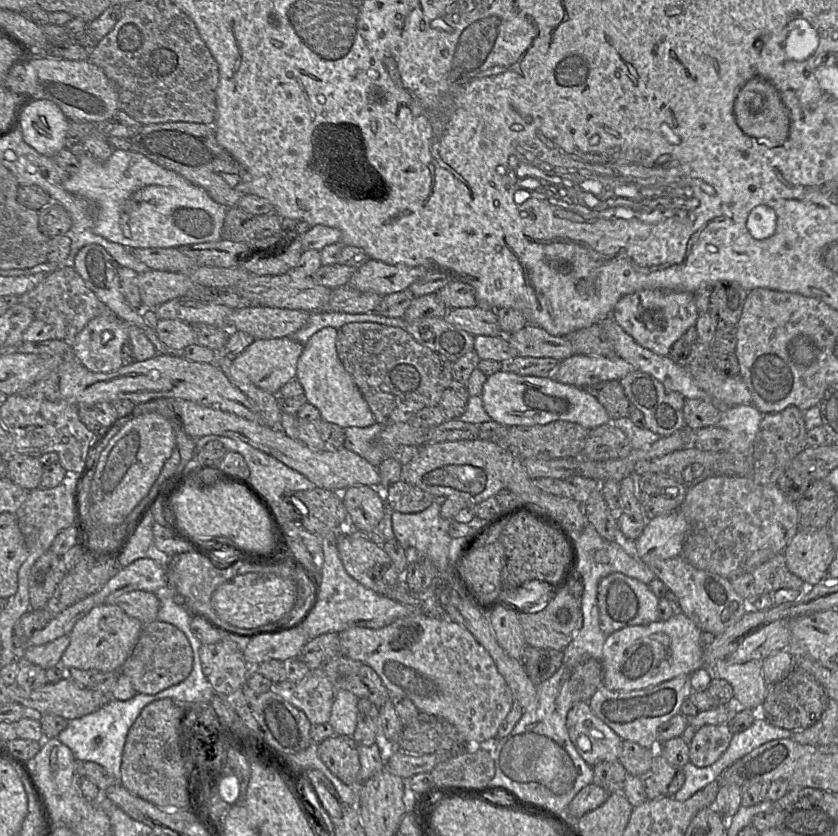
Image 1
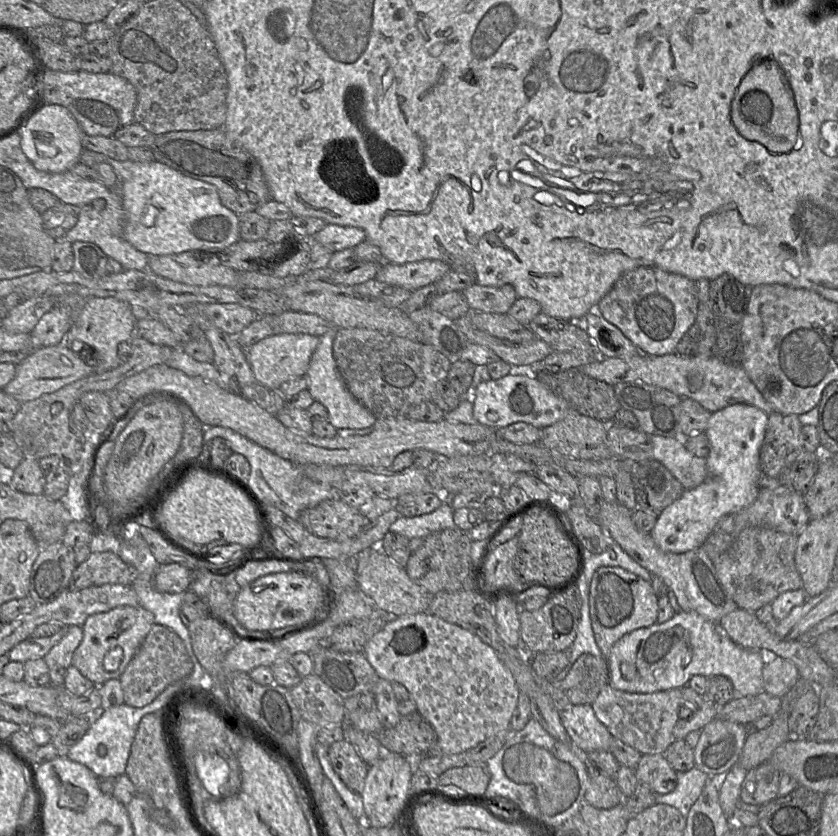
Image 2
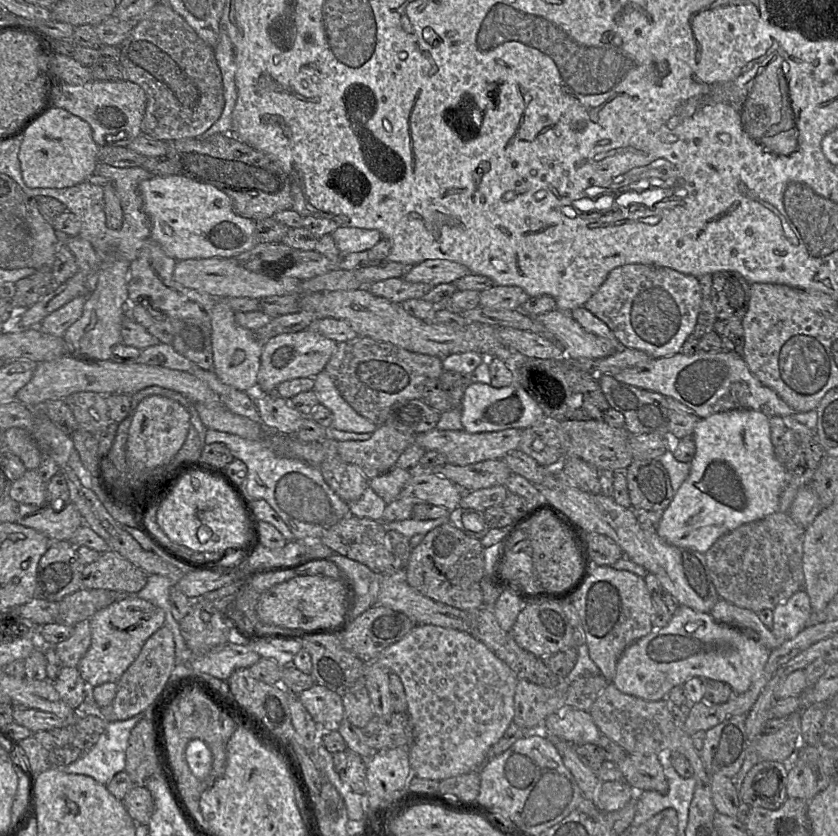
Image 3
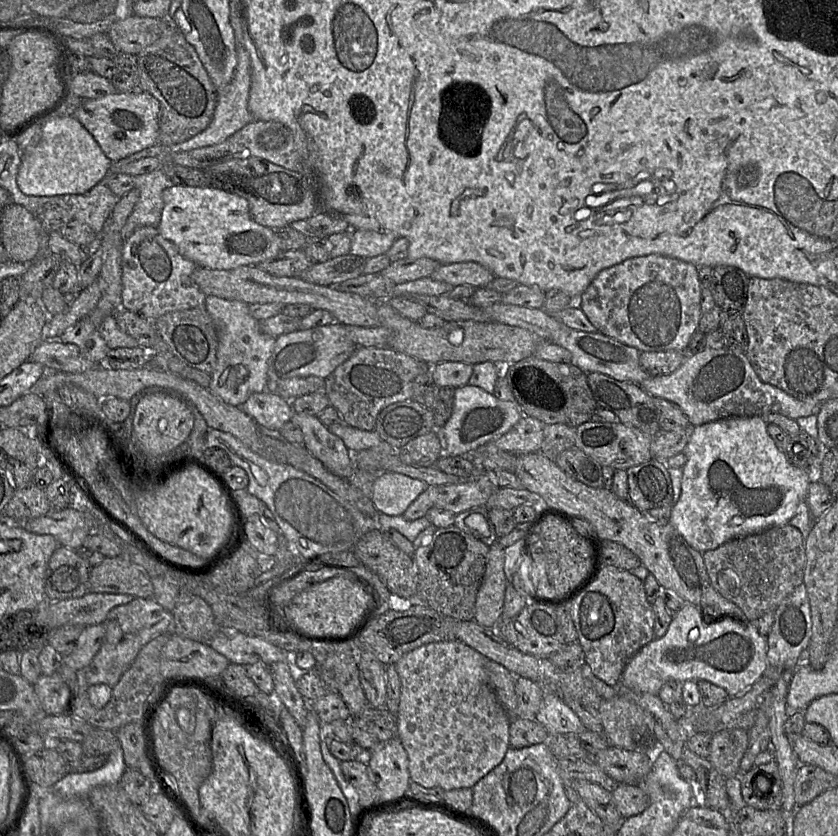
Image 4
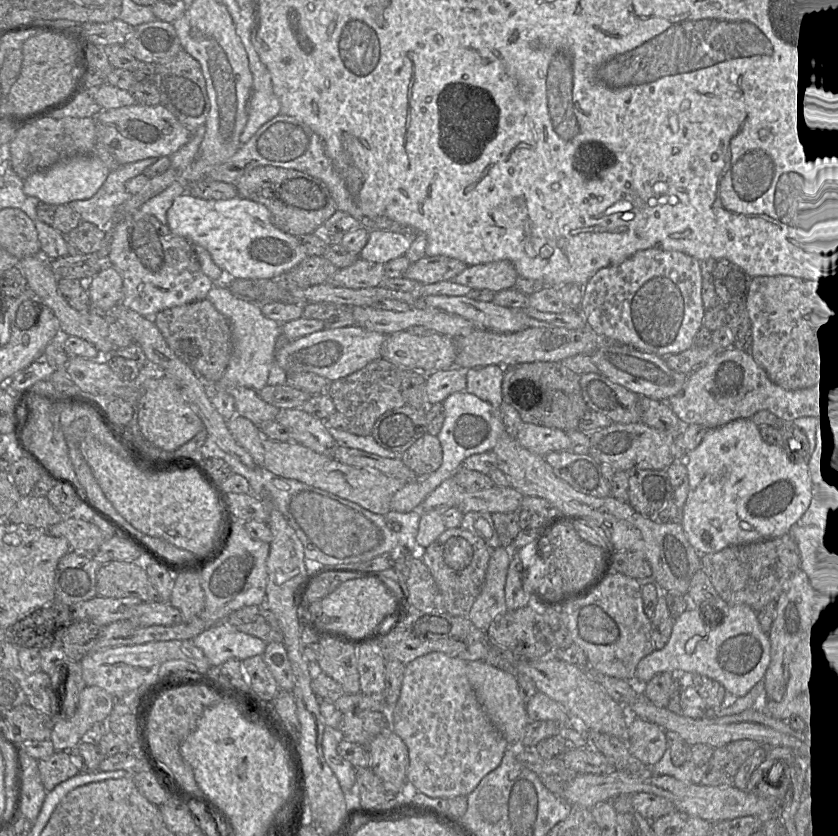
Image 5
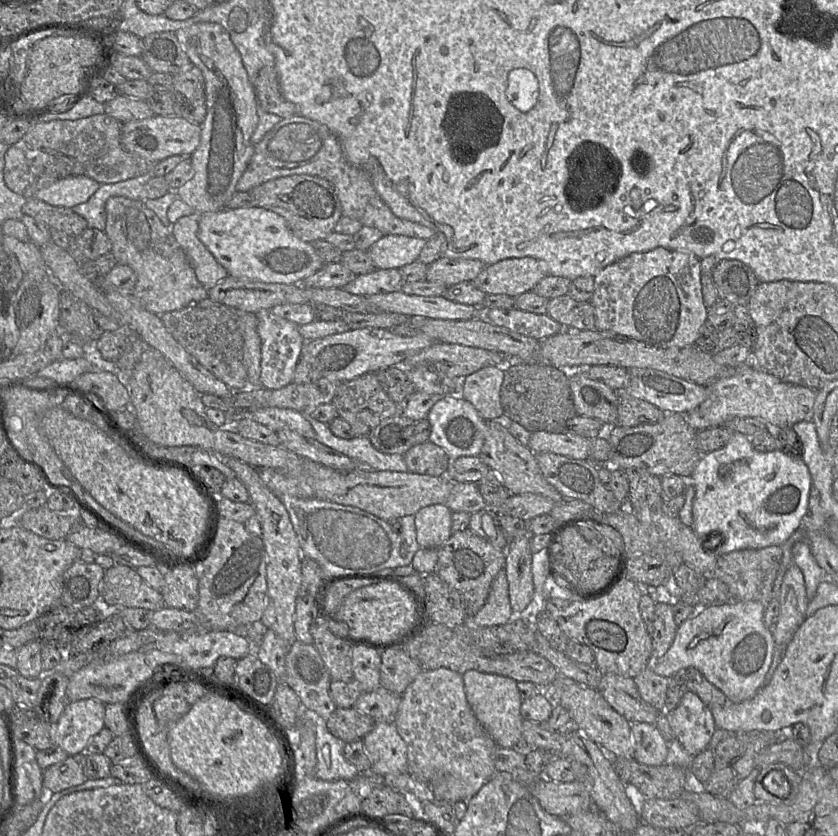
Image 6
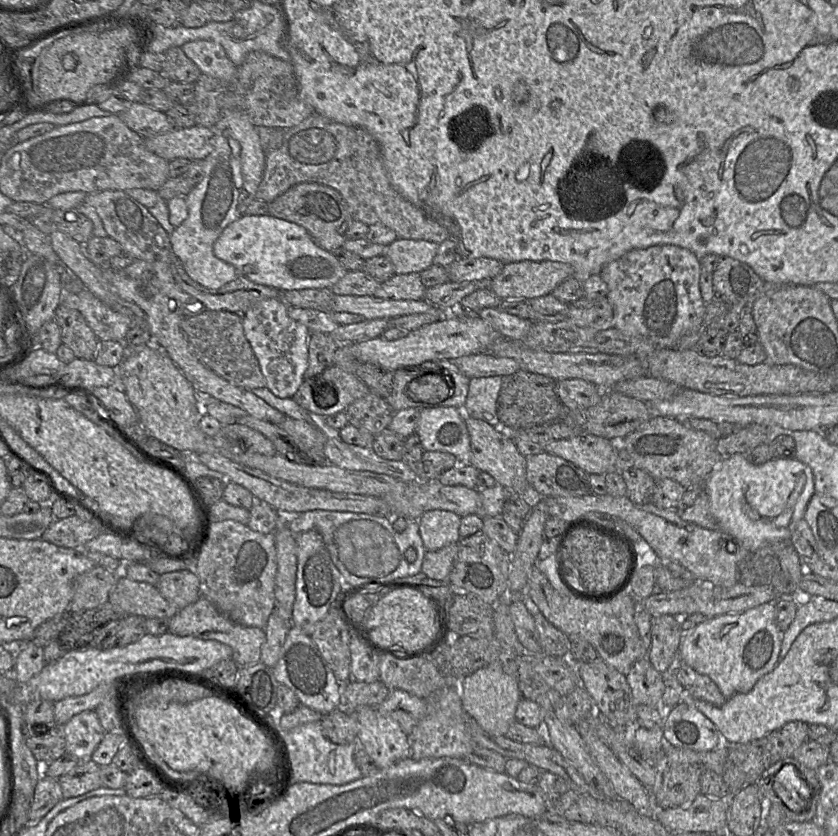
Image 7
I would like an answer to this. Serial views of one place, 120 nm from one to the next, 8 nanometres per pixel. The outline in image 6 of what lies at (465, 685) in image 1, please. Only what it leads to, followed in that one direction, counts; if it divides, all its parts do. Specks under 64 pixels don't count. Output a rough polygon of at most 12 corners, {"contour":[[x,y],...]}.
{"contour":[[423,670],[394,719],[434,802],[468,801],[498,746],[462,675]]}

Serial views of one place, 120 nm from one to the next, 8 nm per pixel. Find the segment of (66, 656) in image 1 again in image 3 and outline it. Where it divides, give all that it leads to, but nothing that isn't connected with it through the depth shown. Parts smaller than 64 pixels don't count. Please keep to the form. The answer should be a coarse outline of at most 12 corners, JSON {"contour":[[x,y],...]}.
{"contour":[[129,595],[89,621],[77,669],[117,683],[165,613]]}

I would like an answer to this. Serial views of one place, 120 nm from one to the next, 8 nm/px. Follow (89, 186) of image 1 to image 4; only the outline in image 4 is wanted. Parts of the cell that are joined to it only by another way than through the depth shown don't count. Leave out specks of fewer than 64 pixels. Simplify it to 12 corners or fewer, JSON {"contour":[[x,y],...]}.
{"contour":[[173,185],[157,226],[197,266],[256,266],[281,252],[246,199]]}

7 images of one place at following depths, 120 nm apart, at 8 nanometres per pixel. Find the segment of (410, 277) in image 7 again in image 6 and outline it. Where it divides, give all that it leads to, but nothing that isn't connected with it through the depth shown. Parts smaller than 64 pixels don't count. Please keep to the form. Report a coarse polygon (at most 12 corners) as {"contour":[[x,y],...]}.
{"contour":[[399,269],[357,275],[342,289],[372,296],[401,291]]}

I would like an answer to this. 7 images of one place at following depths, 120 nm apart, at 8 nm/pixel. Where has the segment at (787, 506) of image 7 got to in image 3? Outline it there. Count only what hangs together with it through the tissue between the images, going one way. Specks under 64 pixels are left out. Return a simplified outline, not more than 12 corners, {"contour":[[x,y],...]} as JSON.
{"contour":[[770,417],[697,422],[656,532],[705,553],[779,510]]}

